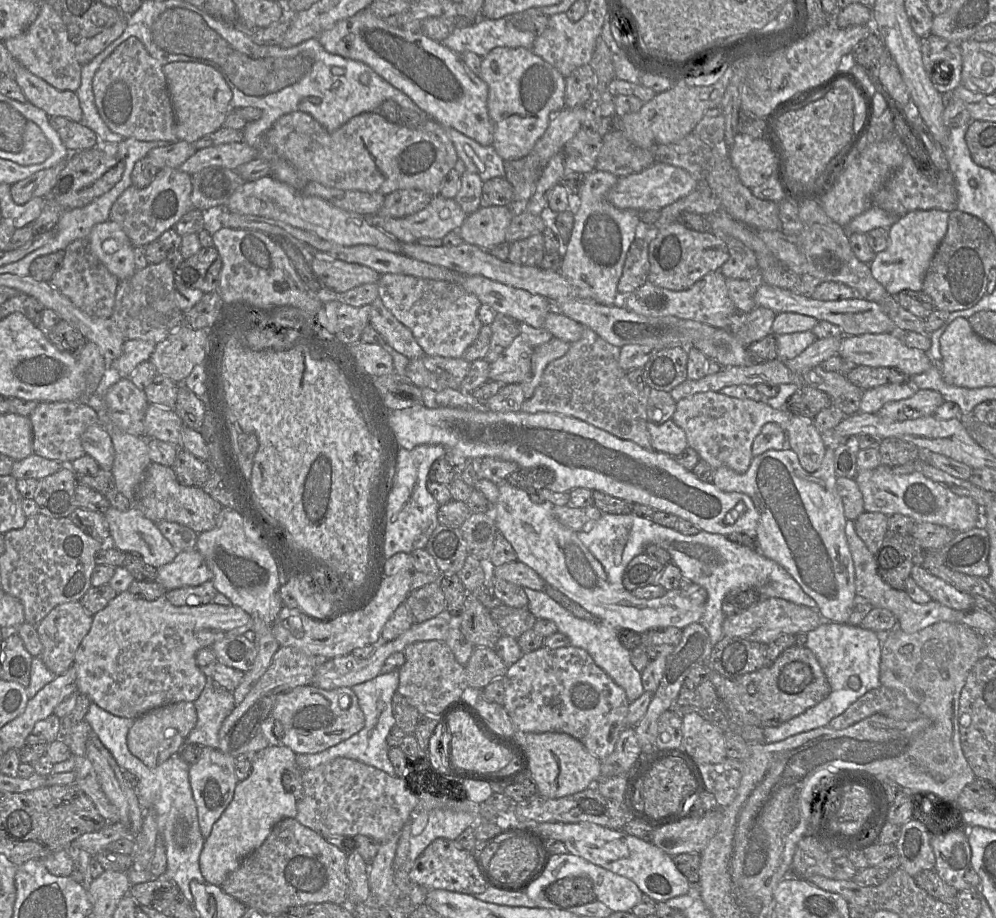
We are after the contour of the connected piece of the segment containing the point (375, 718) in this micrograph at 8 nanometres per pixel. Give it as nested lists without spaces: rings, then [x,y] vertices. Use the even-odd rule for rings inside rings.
[[[395,670],[387,674],[380,673],[375,678],[354,685],[352,690],[356,694],[359,706],[365,717],[364,727],[350,738],[315,754],[296,754],[296,764],[301,771],[316,768],[336,758],[348,758],[363,762],[379,770],[386,772],[392,777],[398,777],[389,760],[387,736],[395,726],[395,718],[392,711],[392,697],[399,685],[399,671]]]

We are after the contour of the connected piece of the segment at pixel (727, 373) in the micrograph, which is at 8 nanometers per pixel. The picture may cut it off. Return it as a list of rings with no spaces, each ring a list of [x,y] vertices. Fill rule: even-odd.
[[[779,359],[755,362],[748,366],[726,367],[724,371],[706,375],[693,381],[687,379],[672,389],[669,394],[678,402],[688,396],[703,392],[719,392],[729,386],[767,384],[779,386],[800,382],[799,375],[792,373]]]

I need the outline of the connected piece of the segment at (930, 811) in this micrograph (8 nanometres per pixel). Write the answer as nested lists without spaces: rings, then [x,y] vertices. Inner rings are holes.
[[[914,794],[912,800],[918,800],[922,806],[919,810],[914,807],[912,803],[912,818],[920,821],[926,826],[932,835],[941,835],[953,830],[963,830],[966,826],[963,822],[962,811],[956,804],[956,802],[950,802],[952,807],[949,805],[934,801],[929,801],[926,797]],[[943,807],[946,812],[938,809]]]

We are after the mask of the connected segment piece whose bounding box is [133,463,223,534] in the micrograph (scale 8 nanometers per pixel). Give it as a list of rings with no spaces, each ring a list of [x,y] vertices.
[[[151,463],[147,468],[133,500],[133,508],[154,523],[175,522],[196,533],[212,530],[219,522],[222,505],[208,495],[202,487],[181,485],[171,467]]]

